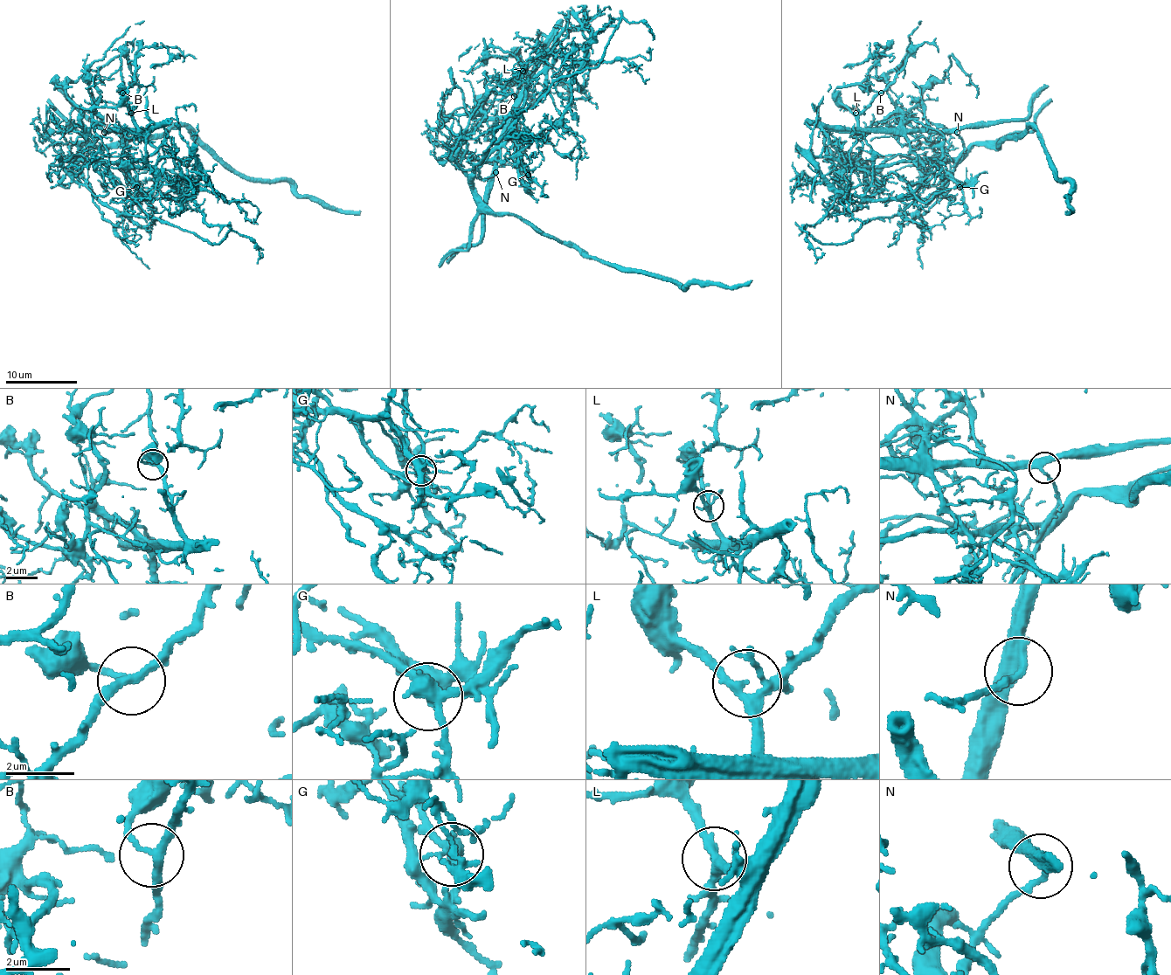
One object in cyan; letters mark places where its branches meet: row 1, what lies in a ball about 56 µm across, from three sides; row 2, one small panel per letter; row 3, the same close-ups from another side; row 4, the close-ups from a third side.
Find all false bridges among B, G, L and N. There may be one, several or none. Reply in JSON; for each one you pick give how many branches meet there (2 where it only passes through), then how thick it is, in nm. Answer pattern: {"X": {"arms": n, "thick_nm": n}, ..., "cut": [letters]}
{"G": {"arms": 4, "thick_nm": 320}, "cut": ["G"]}

